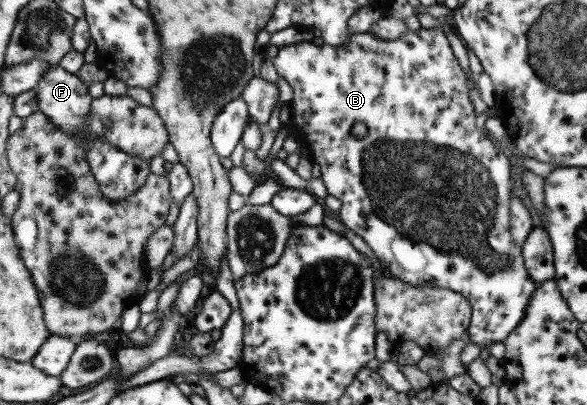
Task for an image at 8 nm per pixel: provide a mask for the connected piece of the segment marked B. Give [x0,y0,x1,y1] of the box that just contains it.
[273,28,537,348]

